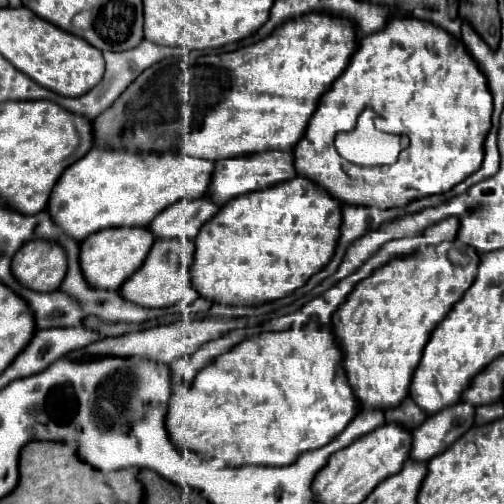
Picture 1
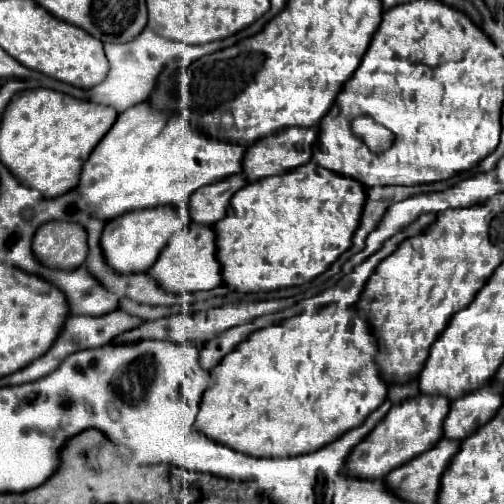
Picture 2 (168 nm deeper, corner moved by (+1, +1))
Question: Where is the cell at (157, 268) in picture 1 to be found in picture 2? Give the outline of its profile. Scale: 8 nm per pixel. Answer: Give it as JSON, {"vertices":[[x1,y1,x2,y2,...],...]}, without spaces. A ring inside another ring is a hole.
{"vertices":[[190,224,182,232,172,234,170,242,162,248,158,260,146,274,152,280,158,280,166,292,174,294,188,294,198,290,212,290,222,284,220,278,220,264,216,260,216,244,214,244,214,230,202,224]]}

